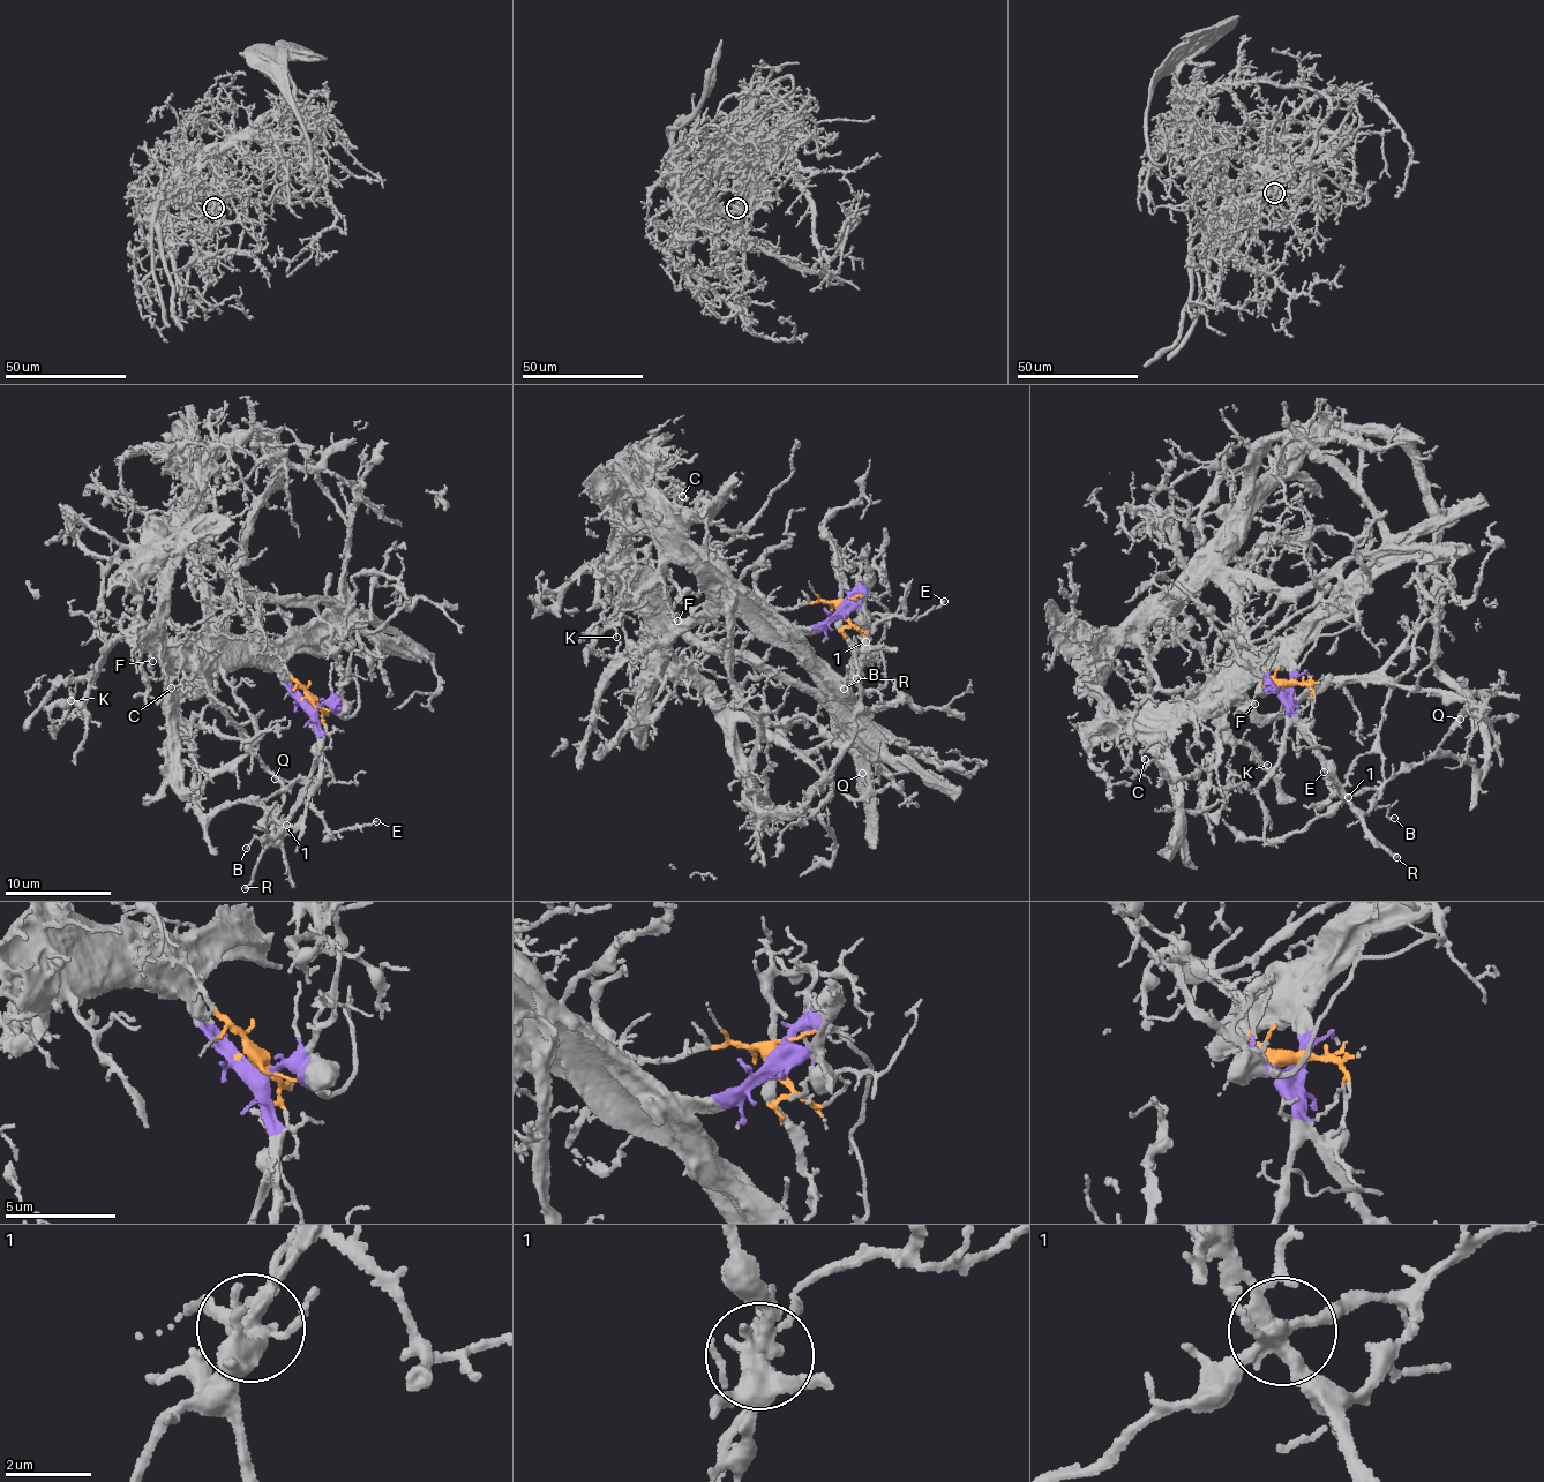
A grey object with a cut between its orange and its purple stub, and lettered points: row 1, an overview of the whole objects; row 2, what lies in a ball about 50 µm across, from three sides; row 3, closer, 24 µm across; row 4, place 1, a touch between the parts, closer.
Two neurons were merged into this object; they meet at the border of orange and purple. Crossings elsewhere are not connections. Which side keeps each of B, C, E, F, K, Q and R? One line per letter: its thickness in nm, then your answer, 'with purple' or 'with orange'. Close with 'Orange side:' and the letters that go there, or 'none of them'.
B: calibre 130 nm; with purple
C: calibre 160 nm; with purple
E: calibre 140 nm; with purple
F: calibre 160 nm; with purple
K: calibre 110 nm; with purple
Q: calibre 160 nm; with purple
R: calibre 200 nm; with purple
Orange side: none of them

